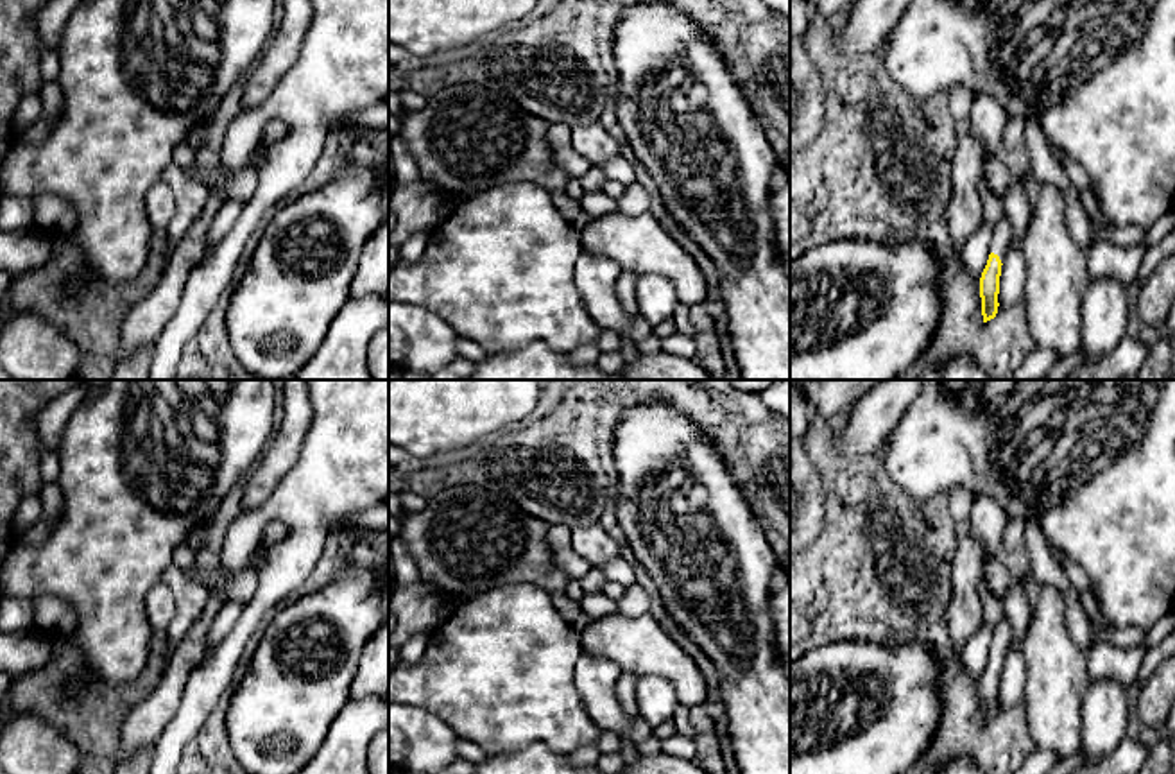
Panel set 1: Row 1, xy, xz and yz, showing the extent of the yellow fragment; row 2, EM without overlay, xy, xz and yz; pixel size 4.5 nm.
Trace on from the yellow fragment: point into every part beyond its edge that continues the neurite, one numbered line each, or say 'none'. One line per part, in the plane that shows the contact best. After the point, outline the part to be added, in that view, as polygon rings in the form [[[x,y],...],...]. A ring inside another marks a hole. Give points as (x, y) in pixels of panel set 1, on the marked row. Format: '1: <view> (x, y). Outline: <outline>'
1: yz (1002, 235). Outline: [[[1003,211],[999,222],[994,228],[992,242],[991,242],[991,253],[998,254],[1001,263],[1005,260],[1010,238],[1012,238],[1012,228]]]

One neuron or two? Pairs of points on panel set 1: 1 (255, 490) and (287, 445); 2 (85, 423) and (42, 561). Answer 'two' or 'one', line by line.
1: one
2: one

